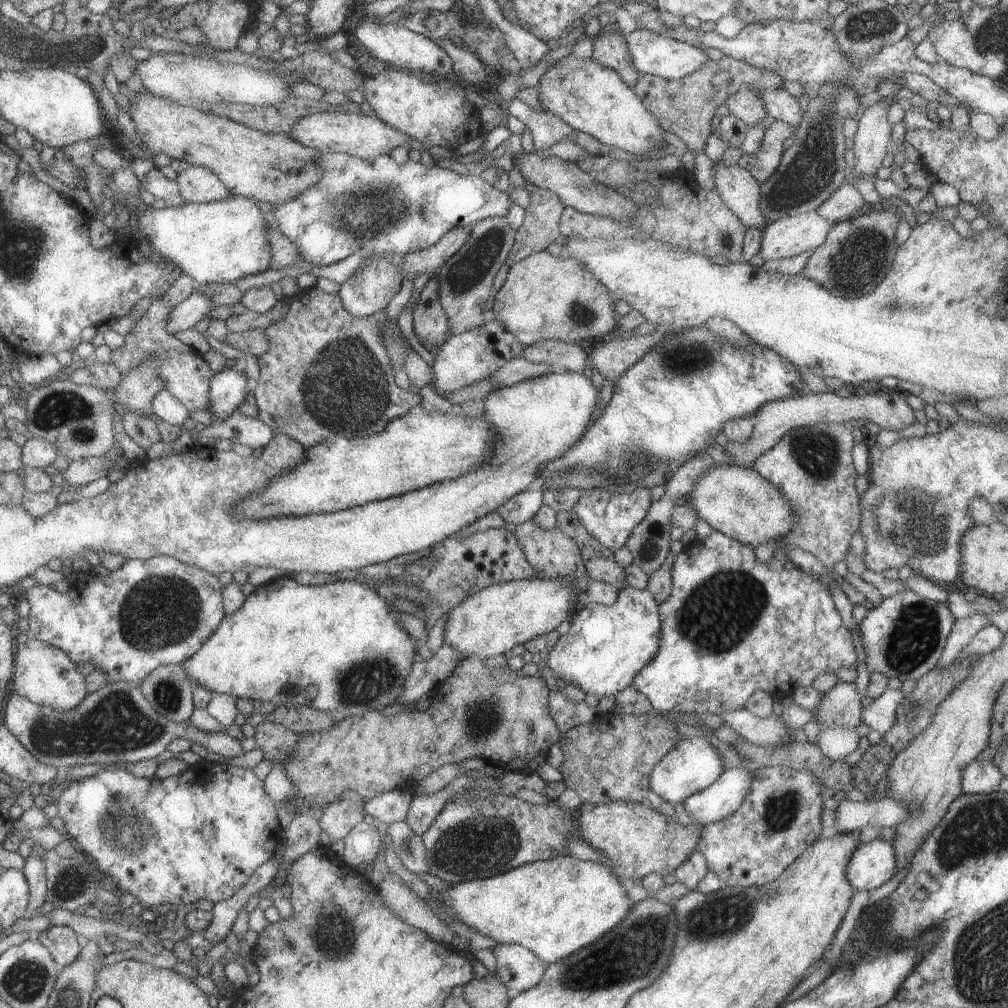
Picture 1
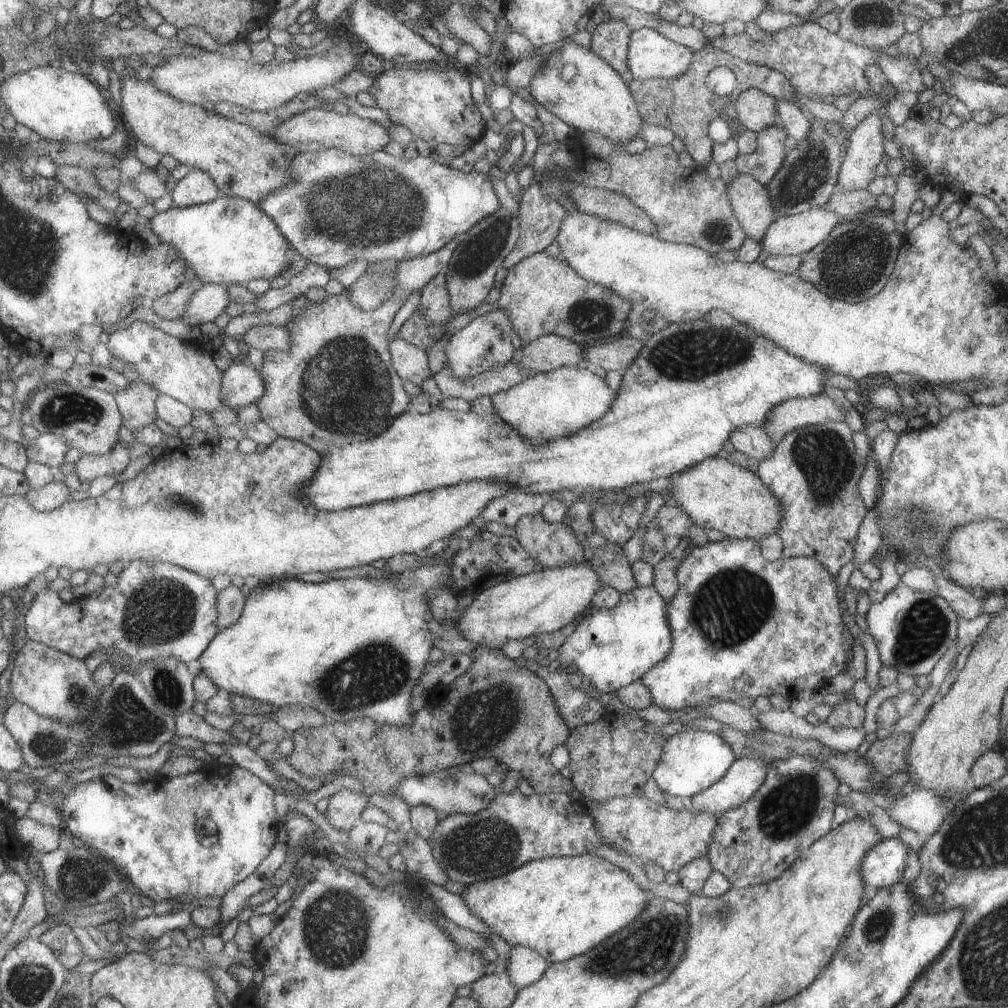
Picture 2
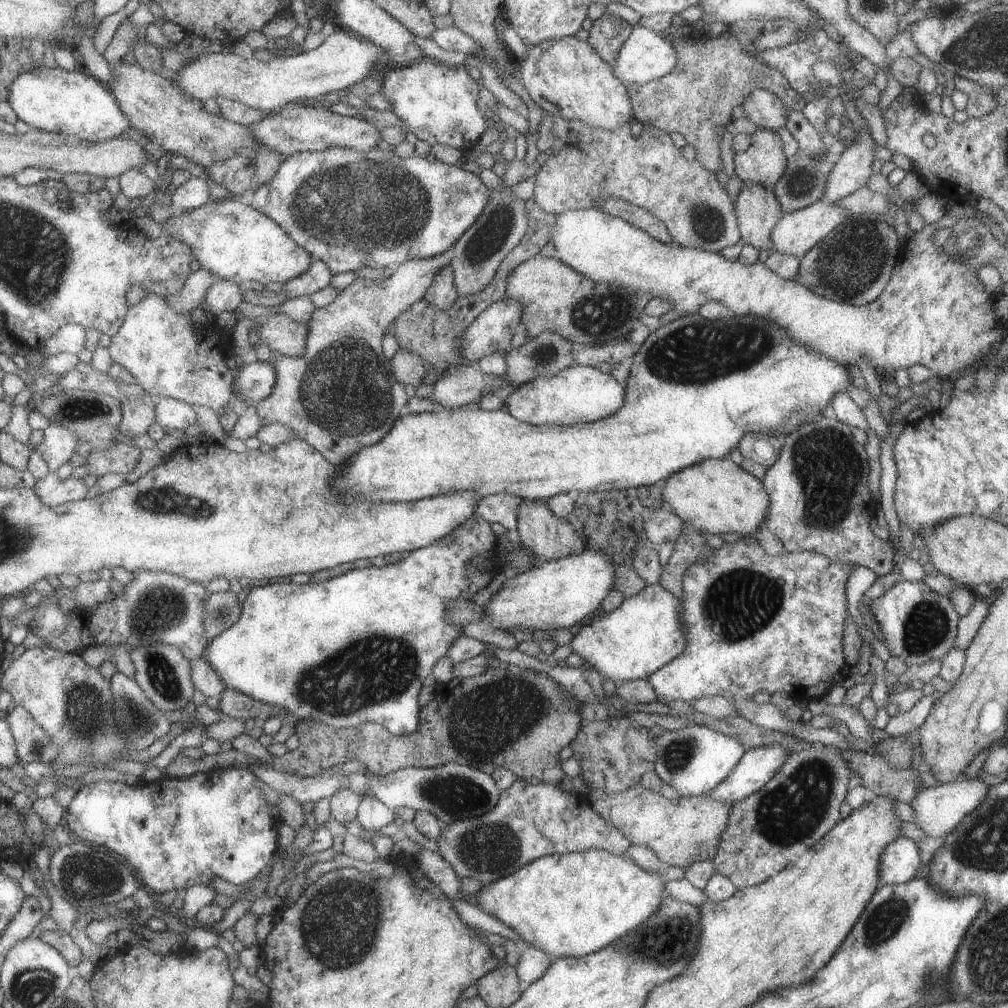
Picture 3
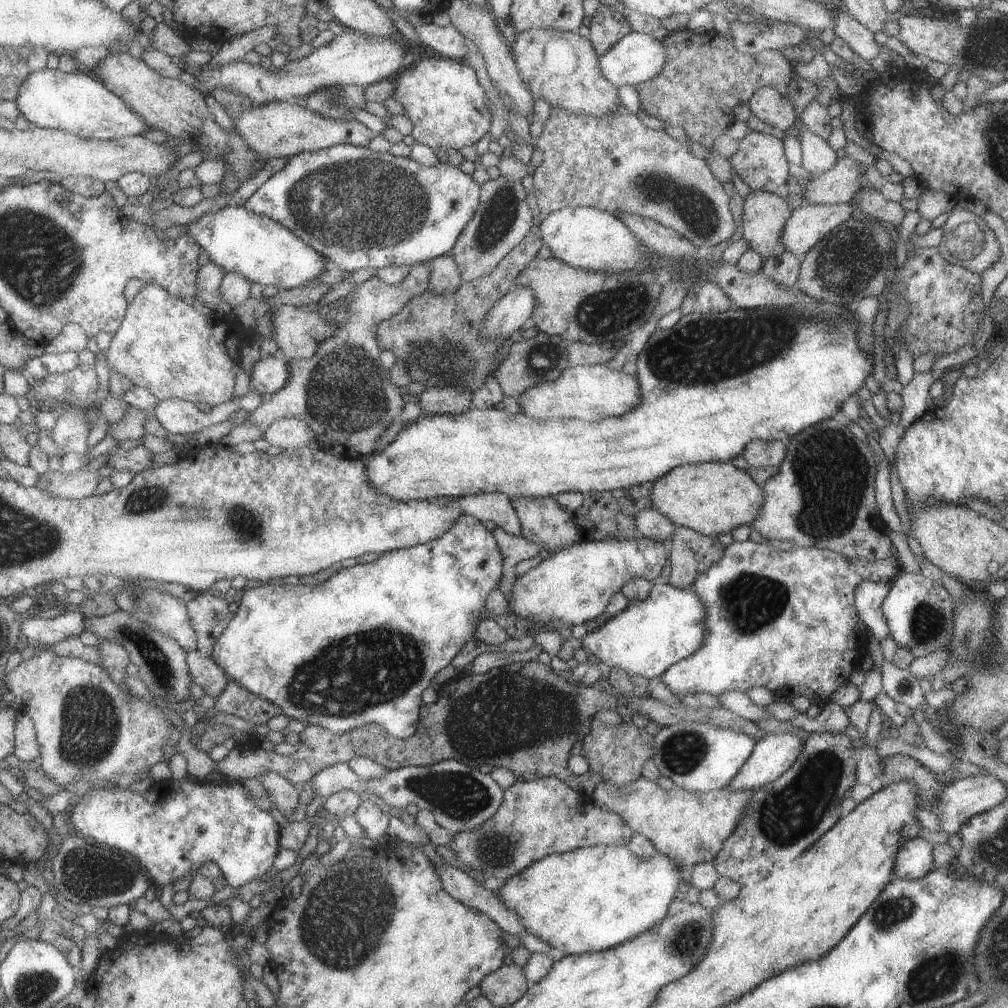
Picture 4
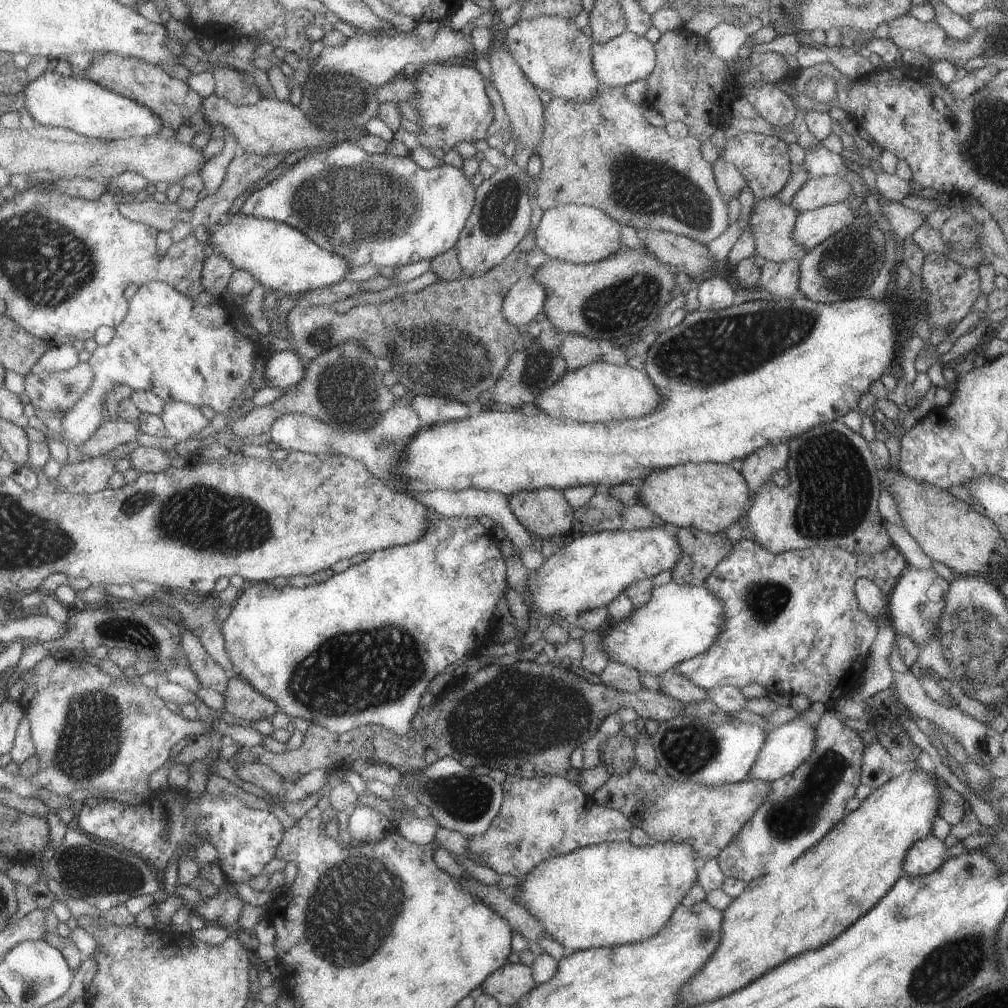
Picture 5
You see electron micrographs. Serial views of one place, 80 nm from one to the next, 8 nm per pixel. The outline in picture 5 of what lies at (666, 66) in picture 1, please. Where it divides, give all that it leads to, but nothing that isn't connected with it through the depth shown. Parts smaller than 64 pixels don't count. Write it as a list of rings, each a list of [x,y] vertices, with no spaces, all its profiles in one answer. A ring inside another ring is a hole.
[[[625,31],[603,44],[590,46],[593,70],[601,84],[610,87],[623,87],[630,82],[646,79],[655,66],[654,46],[644,35]]]

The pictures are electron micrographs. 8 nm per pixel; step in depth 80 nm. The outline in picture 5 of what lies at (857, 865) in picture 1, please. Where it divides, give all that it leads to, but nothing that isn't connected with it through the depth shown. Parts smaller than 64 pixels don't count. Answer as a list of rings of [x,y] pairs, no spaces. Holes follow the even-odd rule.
[[[931,834],[913,842],[902,860],[903,875],[923,876],[934,871],[945,860],[945,845]]]

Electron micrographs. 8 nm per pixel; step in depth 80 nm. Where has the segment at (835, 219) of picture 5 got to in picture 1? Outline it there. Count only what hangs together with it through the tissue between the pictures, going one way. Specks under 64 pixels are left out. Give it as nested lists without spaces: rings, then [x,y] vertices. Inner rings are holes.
[[[814,211],[792,215],[765,225],[761,233],[757,261],[792,258],[818,248],[831,230],[832,223]]]

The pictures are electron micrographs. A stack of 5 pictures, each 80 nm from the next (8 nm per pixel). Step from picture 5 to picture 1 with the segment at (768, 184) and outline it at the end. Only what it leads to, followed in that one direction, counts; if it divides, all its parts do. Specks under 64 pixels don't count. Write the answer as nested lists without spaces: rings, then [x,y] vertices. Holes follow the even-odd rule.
[[[774,120],[763,132],[761,143],[756,152],[742,155],[737,162],[739,168],[747,170],[757,183],[761,184],[774,174],[785,150],[786,139],[793,139],[796,130],[793,126]]]

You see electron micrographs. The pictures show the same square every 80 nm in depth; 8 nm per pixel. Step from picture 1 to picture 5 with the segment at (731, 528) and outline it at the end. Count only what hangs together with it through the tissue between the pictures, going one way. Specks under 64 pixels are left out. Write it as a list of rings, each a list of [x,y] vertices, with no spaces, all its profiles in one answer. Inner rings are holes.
[[[683,463],[650,472],[642,481],[643,485],[638,493],[641,504],[659,516],[668,527],[692,528],[709,534],[721,533],[741,518],[741,514],[748,510],[753,500],[743,475],[734,470],[730,463]]]

